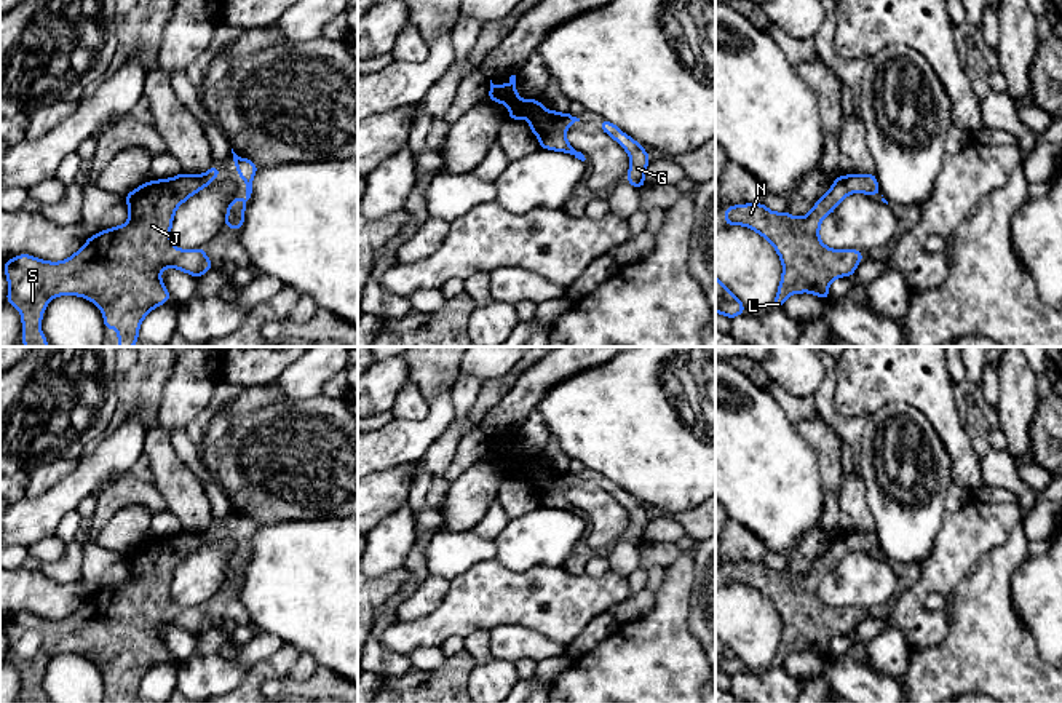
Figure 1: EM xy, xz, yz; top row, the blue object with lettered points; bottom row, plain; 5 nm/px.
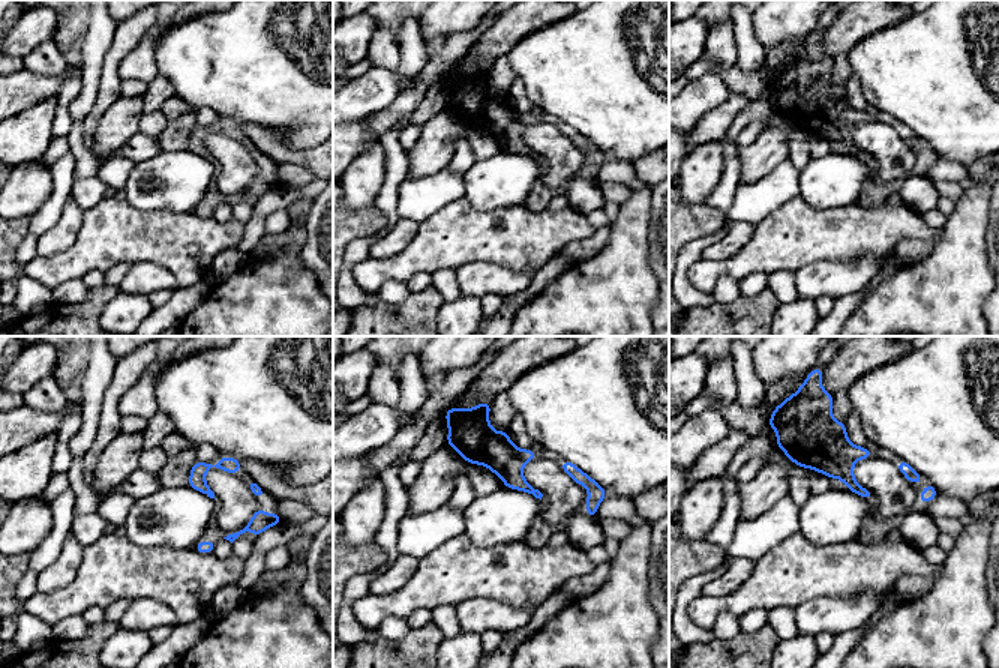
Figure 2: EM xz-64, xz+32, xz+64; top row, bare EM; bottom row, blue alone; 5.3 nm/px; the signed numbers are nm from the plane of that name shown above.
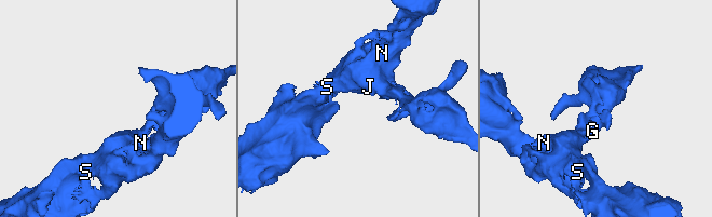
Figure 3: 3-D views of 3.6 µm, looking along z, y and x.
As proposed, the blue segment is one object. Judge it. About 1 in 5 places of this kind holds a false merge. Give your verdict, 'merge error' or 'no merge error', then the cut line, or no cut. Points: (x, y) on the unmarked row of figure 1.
no merge error; cut none

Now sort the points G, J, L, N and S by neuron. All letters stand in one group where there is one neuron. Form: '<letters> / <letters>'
G J L N S

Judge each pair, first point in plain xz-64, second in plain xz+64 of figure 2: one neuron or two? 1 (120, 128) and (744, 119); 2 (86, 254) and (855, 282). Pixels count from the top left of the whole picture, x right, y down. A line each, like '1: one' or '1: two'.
1: two
2: two

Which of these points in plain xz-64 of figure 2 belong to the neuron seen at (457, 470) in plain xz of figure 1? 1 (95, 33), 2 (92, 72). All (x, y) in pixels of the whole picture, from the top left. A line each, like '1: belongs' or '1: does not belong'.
1: does not belong
2: does not belong

